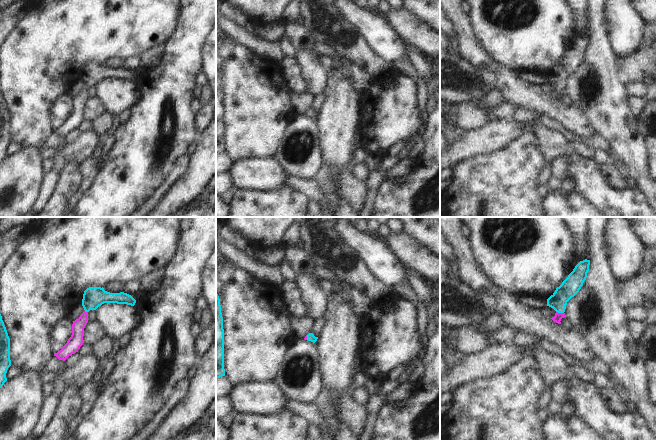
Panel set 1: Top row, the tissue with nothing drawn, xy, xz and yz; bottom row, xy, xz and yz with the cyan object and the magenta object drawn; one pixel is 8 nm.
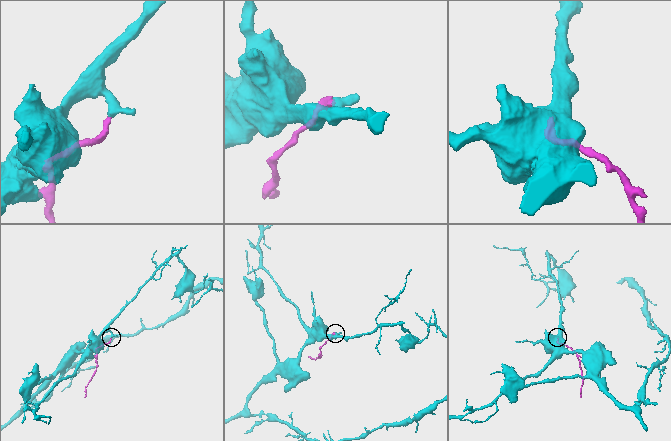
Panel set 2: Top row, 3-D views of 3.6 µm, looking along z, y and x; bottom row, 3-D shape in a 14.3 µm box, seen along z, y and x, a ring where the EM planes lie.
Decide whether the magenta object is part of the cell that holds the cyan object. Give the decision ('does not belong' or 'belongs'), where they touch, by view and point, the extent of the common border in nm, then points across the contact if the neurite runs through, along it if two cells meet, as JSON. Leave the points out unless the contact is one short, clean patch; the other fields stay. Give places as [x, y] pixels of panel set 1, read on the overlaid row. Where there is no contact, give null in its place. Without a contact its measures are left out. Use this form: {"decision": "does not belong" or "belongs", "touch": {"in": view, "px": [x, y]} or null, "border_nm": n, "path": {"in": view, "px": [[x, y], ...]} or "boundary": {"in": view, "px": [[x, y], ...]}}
{"decision": "belongs", "touch": {"in": "yz", "px": [560, 312]}, "border_nm": 70, "path": {"in": "yz", "px": [[572, 284], [560, 297], [560, 312], [557, 318]]}}

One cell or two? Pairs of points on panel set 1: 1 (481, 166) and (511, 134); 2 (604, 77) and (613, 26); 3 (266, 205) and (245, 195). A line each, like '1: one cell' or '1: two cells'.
1: two cells
2: two cells
3: one cell

